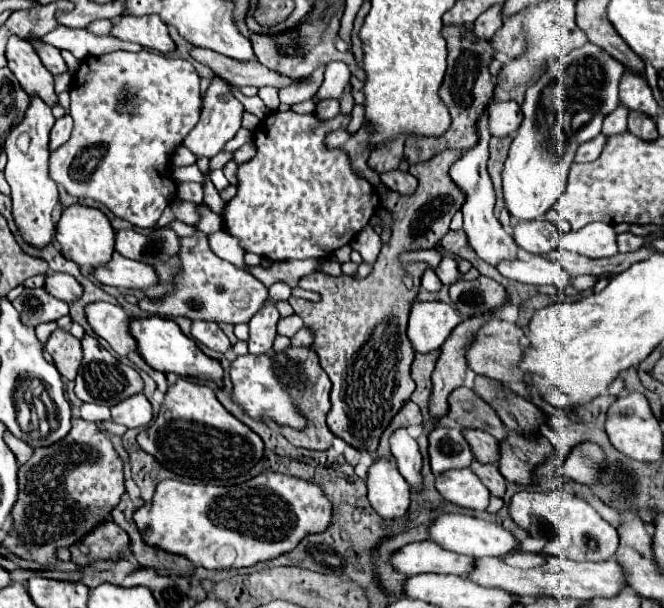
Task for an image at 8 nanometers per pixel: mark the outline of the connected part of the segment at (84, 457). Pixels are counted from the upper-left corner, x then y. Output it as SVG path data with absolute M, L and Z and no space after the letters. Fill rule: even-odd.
M74 421L70 435L62 443L34 449L32 457L18 467L18 499L10 511L12 527L2 545L16 557L30 559L42 567L52 567L56 561L56 549L70 549L98 525L112 521L110 513L124 495L124 463L114 451L112 441L104 431L90 421Z

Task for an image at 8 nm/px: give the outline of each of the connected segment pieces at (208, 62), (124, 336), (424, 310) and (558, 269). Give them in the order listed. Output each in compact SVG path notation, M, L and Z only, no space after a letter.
M194 47L190 51L190 57L194 61L210 67L216 77L224 79L230 85L238 85L238 87L244 87L244 85L254 85L254 87L296 85L296 83L290 83L290 79L278 79L278 75L274 75L274 71L266 71L266 67L262 67L258 61L234 63L234 59L226 59L224 55L216 55L214 51L198 49L198 47Z
M90 303L84 307L86 321L92 327L92 331L108 341L108 345L118 355L128 355L130 351L136 351L134 337L128 333L130 317L126 311L116 303Z
M414 301L408 321L408 337L412 341L412 347L418 353L430 353L440 349L460 321L462 319L458 311L448 303Z
M532 257L530 261L506 261L496 267L504 277L528 283L528 285L554 285L560 291L566 291L572 285L572 275L564 267L546 257Z

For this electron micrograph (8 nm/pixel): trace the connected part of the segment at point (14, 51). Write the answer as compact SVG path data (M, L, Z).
M10 37L6 45L8 69L16 75L20 87L28 95L40 97L48 107L58 105L58 95L54 91L54 77L42 67L38 53L28 41Z

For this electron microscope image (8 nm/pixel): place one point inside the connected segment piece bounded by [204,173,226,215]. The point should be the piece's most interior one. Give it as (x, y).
(212, 200)

